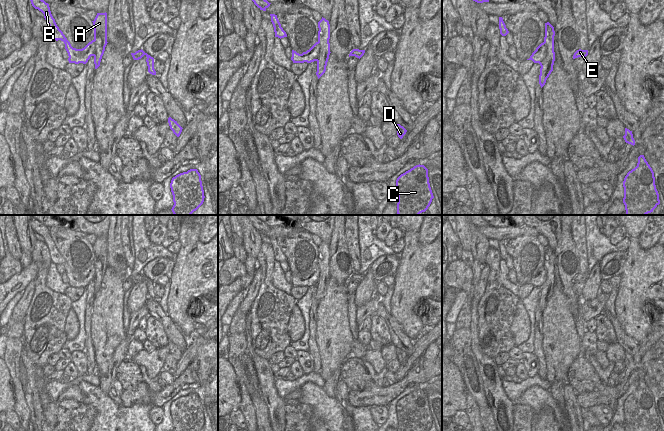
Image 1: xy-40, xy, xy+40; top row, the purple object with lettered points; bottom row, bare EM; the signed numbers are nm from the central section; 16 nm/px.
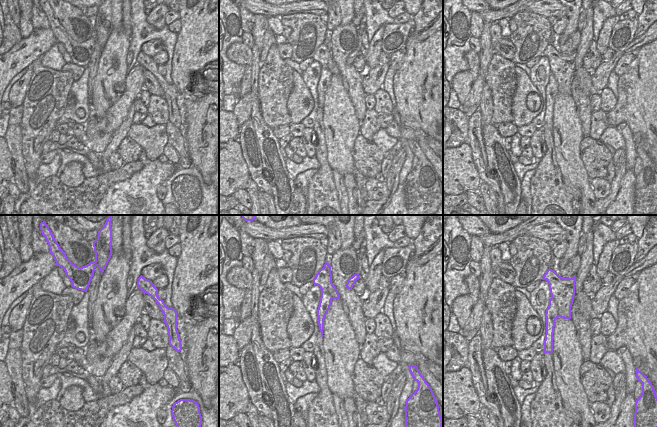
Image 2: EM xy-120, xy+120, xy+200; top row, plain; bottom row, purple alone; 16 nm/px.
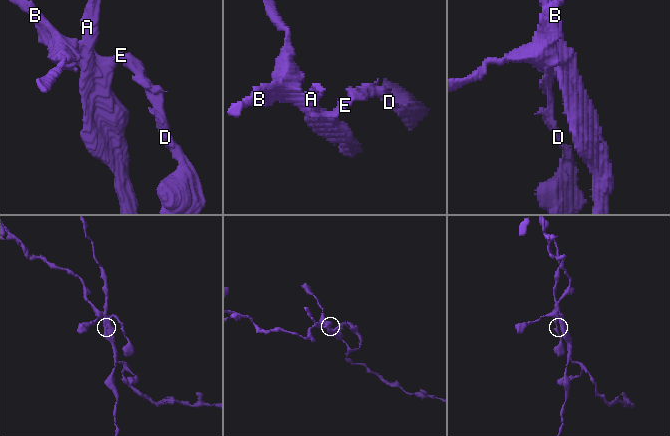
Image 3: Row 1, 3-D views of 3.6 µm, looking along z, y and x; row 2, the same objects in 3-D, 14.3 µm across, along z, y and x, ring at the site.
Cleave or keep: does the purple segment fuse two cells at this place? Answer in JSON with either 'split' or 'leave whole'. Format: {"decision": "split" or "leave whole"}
{"decision": "split"}

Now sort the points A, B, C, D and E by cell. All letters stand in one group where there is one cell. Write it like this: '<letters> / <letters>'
A / B C D E

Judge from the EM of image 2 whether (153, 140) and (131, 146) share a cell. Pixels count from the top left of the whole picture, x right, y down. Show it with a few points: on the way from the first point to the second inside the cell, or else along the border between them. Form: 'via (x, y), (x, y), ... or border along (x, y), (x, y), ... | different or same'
border along (127, 135), (143, 150) | different

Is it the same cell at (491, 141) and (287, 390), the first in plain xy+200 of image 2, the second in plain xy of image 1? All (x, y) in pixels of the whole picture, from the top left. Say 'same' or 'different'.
different

